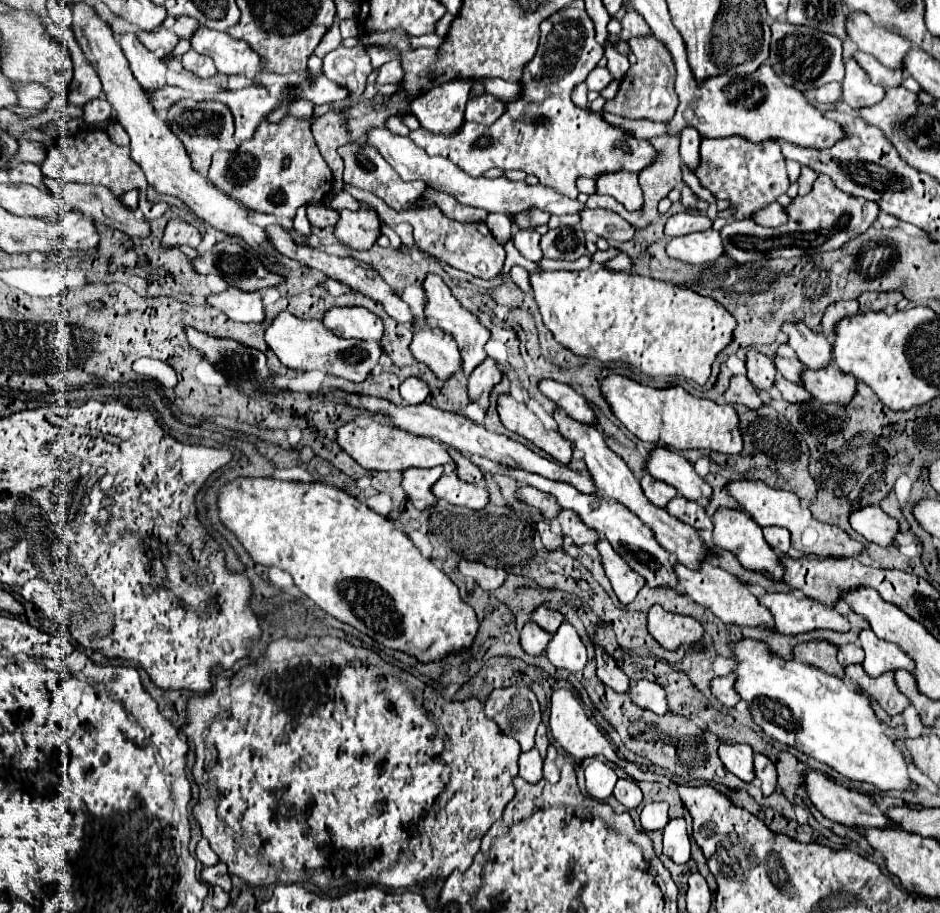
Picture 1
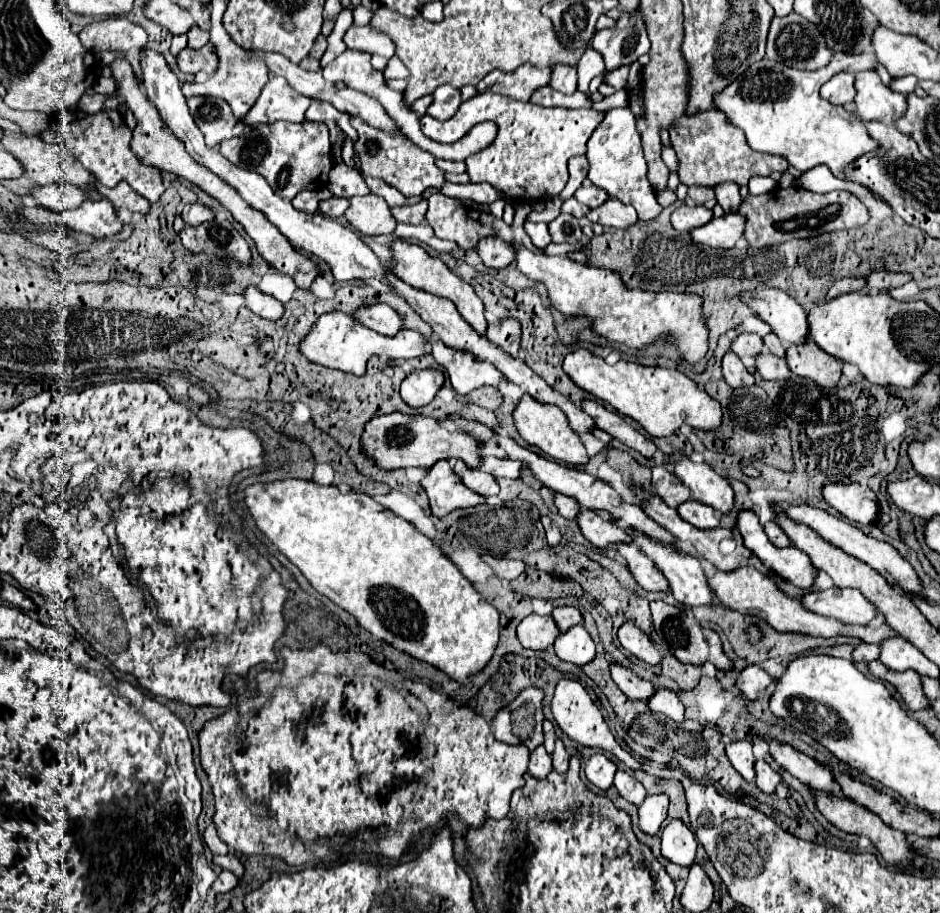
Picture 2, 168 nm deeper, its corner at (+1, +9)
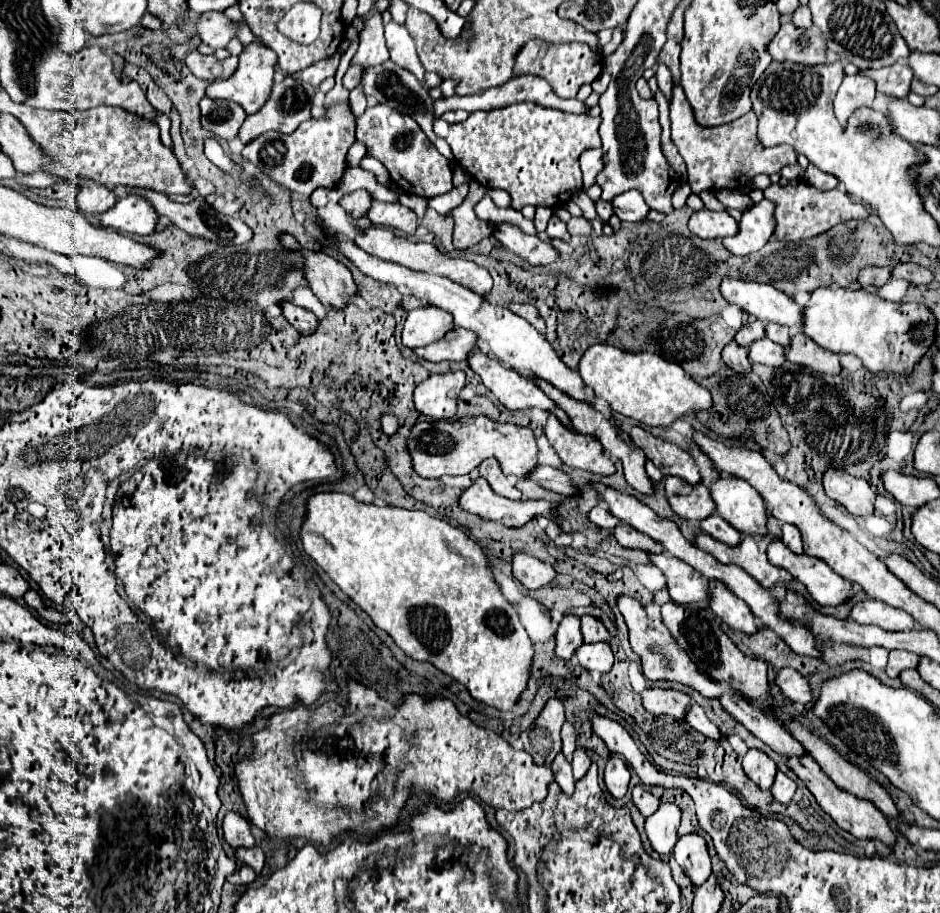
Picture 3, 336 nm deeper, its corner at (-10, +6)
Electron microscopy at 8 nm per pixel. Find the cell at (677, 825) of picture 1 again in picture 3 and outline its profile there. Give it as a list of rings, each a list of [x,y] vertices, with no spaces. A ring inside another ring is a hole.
[[[685,834],[677,840],[673,850],[675,862],[689,874],[693,884],[703,884],[711,876],[711,858],[707,852],[705,838],[699,834]]]

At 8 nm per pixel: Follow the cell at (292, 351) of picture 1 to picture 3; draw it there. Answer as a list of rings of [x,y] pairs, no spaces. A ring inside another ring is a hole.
[[[453,328],[441,340],[435,340],[423,348],[413,348],[413,352],[415,356],[429,362],[443,362],[443,360],[461,362],[475,348],[475,342],[477,336],[473,336],[473,332],[465,328]]]

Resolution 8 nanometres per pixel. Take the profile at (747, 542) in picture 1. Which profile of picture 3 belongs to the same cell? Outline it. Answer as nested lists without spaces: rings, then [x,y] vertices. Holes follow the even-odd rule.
[[[773,538],[767,546],[767,558],[773,566],[785,568],[795,580],[805,584],[807,592],[821,606],[837,606],[851,598],[851,582],[835,574],[823,560],[807,554],[793,554],[779,538]]]

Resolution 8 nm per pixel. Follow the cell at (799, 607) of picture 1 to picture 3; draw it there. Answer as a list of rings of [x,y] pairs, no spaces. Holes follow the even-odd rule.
[[[865,598],[857,602],[851,610],[851,620],[859,624],[877,624],[885,630],[913,630],[915,620],[899,608],[893,608],[885,602],[877,602],[873,598]]]

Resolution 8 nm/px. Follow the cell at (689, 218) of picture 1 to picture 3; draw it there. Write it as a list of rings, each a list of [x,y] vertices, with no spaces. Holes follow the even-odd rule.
[[[701,208],[691,214],[687,226],[699,238],[725,238],[737,234],[737,222],[725,210],[713,212]]]

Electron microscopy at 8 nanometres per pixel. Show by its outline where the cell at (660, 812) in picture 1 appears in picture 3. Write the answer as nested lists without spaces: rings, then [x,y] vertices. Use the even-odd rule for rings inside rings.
[[[661,802],[655,814],[645,820],[645,832],[655,852],[671,854],[677,842],[677,828],[681,820],[681,810],[677,804]]]

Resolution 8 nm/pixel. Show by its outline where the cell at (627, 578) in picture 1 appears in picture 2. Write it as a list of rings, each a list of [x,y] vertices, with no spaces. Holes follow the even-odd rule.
[[[620,543],[618,553],[628,561],[628,567],[636,577],[636,581],[640,583],[640,587],[644,587],[646,591],[668,593],[670,589],[668,581],[662,577],[662,573],[658,573],[658,569],[654,569],[654,561],[650,561],[646,553],[638,553],[638,549],[634,549],[634,543],[628,543],[628,545]]]

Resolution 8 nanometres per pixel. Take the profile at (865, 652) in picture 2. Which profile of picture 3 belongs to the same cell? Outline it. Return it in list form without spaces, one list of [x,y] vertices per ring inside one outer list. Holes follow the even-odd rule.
[[[891,650],[889,652],[889,662],[885,666],[885,672],[887,672],[887,676],[897,678],[901,670],[915,668],[917,660],[919,660],[917,654],[911,654],[911,652],[905,652],[905,650]]]

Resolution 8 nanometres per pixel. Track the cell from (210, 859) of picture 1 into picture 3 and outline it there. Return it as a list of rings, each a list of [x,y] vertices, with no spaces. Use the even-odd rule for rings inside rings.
[[[229,812],[223,820],[223,838],[231,848],[253,848],[255,846],[249,822],[235,812]]]

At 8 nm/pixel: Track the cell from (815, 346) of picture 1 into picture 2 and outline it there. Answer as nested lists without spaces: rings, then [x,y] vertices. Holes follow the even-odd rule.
[[[762,289],[752,293],[742,293],[746,305],[772,327],[784,345],[804,343],[808,337],[806,311],[780,289]]]

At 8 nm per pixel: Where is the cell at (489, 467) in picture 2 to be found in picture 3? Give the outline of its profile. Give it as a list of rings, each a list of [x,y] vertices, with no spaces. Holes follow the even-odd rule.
[[[535,466],[535,470],[527,474],[527,480],[563,496],[571,496],[575,492],[575,488],[569,482],[569,476],[563,470],[557,470],[551,466]]]

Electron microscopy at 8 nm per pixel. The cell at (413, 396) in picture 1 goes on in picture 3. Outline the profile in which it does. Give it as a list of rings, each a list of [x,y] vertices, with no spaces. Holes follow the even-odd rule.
[[[463,372],[431,374],[413,392],[413,402],[415,402],[417,412],[437,418],[437,420],[451,418],[457,410],[455,400],[463,386],[465,386]]]

